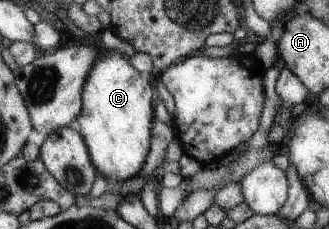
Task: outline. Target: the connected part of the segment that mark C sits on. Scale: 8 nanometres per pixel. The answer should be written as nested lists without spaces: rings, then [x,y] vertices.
[[[108,50],[106,54],[100,53],[83,84],[82,108],[76,122],[80,124],[79,133],[88,147],[95,169],[112,182],[139,176],[146,160],[152,119],[156,116],[152,106],[155,75],[138,72],[130,64],[128,56],[117,50]]]

